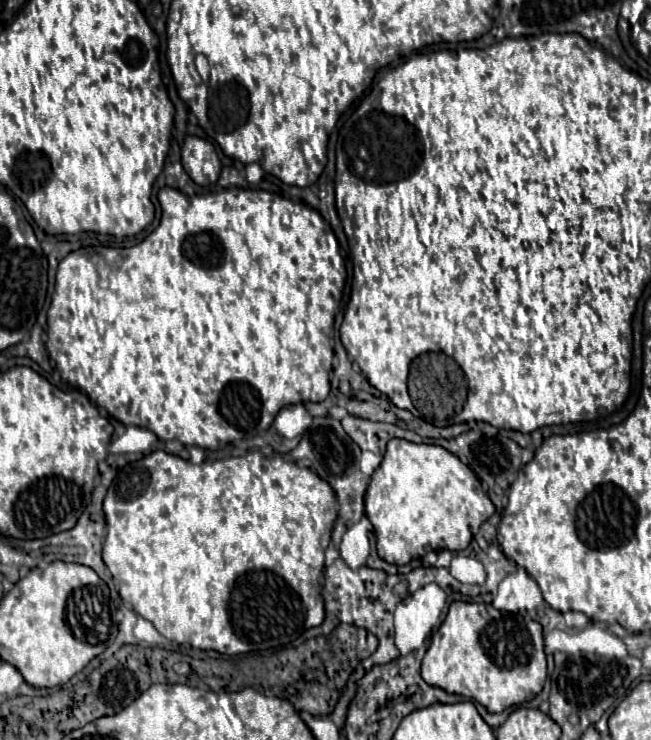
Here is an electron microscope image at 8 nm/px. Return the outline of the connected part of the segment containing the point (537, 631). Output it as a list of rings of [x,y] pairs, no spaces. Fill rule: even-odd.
[[[455,601],[423,657],[421,675],[427,685],[469,697],[489,713],[503,713],[537,697],[547,679],[543,627],[531,617],[499,613],[487,603]]]

